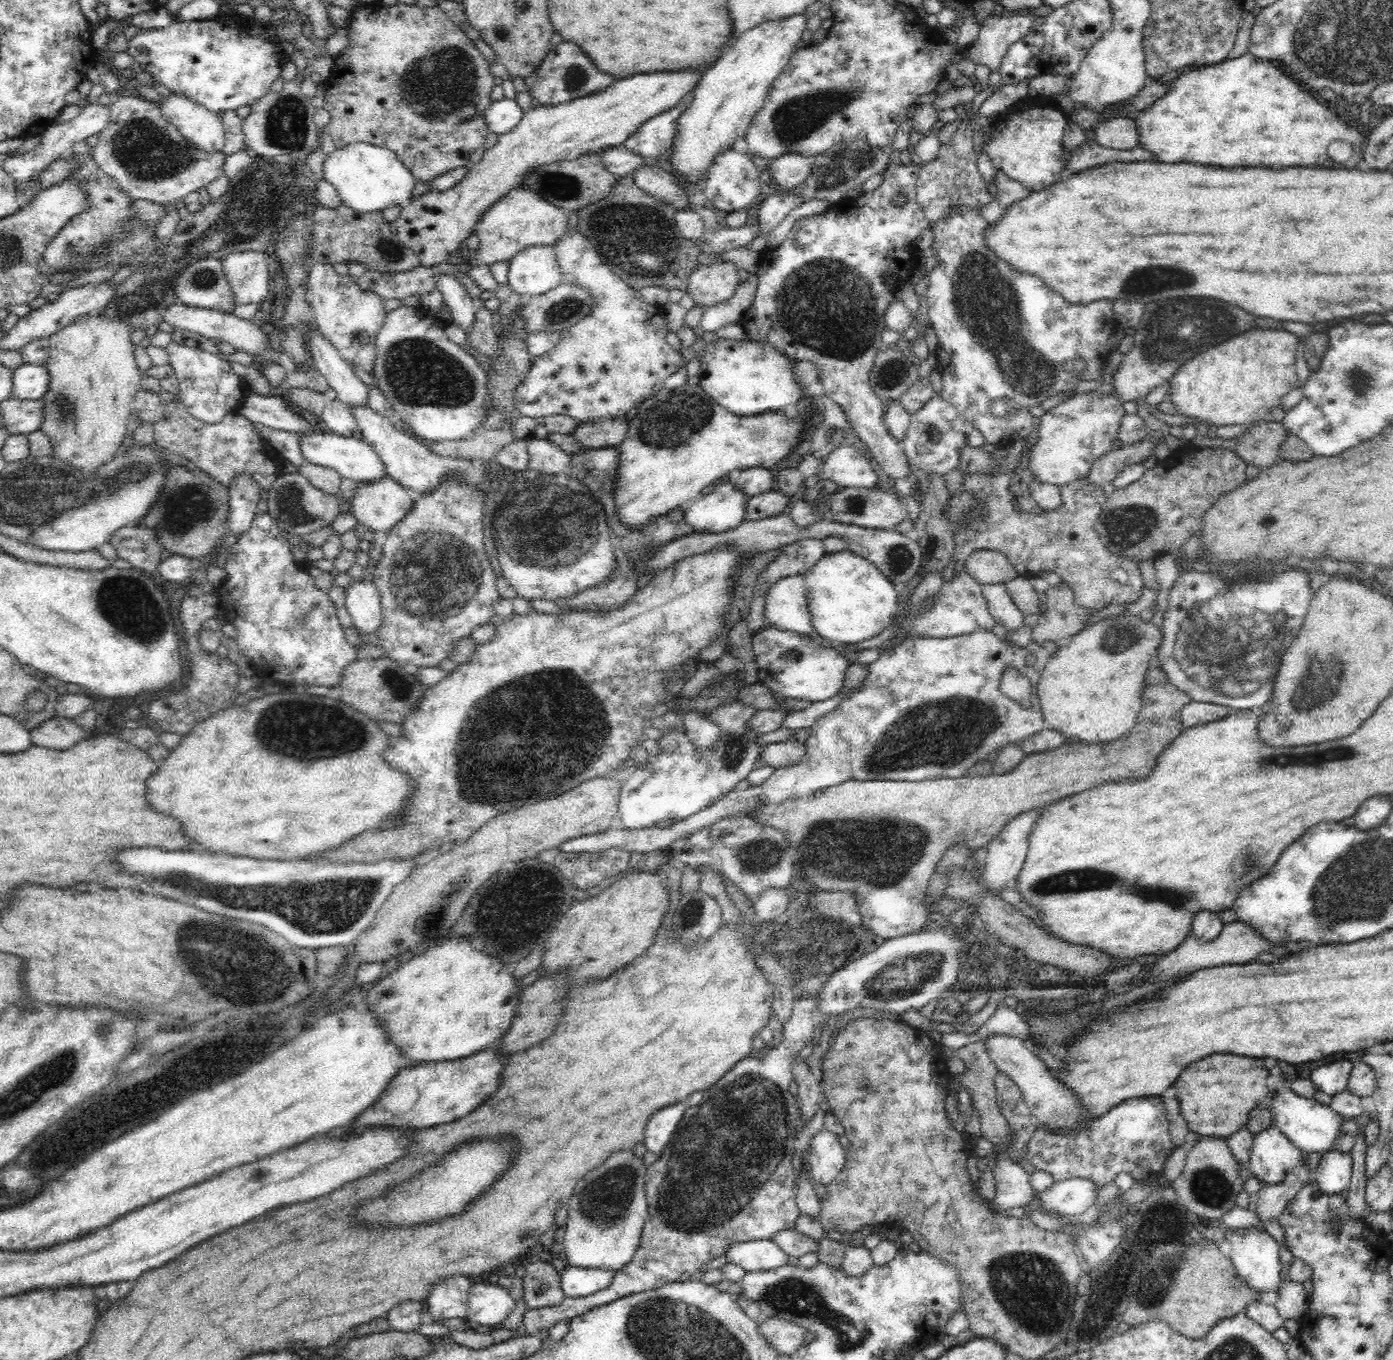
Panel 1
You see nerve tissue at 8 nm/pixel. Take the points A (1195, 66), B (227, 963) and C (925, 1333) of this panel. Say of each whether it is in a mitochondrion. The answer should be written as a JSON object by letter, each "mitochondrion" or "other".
{"A":"other","B":"mitochondrion","C":"other"}

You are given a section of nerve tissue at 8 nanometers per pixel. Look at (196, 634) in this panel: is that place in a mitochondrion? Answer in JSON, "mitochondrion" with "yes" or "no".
{"mitochondrion":"no"}

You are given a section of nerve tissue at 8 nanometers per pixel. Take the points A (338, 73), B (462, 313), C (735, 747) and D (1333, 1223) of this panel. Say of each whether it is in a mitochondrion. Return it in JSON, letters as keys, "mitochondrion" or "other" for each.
{"A":"other","B":"other","C":"mitochondrion","D":"mitochondrion"}

